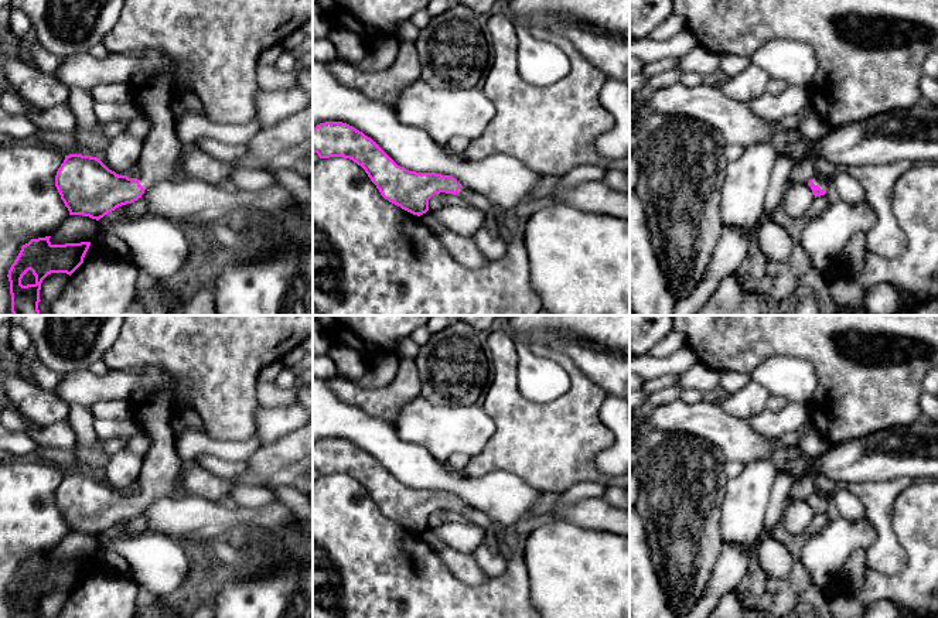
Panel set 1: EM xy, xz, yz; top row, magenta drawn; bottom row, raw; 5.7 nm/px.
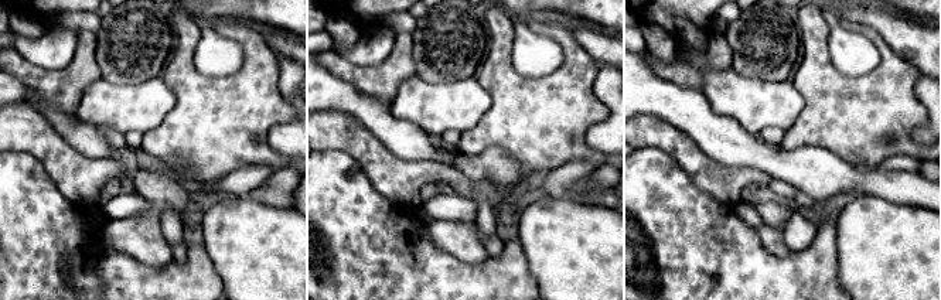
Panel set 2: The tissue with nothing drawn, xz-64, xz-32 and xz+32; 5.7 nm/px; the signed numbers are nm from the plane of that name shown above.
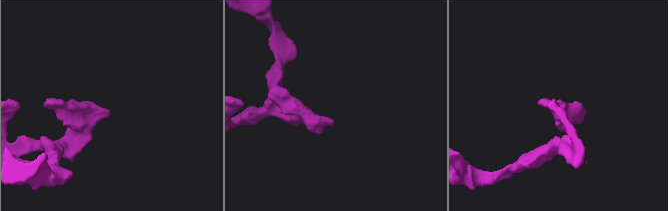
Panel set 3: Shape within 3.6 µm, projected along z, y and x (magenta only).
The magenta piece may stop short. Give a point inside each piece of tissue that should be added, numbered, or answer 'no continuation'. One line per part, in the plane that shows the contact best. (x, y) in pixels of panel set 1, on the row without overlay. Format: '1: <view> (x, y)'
1: yz (886, 556)

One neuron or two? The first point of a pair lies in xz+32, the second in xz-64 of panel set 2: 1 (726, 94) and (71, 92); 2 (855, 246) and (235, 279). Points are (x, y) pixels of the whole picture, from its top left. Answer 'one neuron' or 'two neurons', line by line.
1: two neurons
2: one neuron

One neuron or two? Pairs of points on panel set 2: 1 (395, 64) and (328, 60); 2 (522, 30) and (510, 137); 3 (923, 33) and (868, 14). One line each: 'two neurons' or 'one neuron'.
1: one neuron
2: two neurons
3: one neuron

